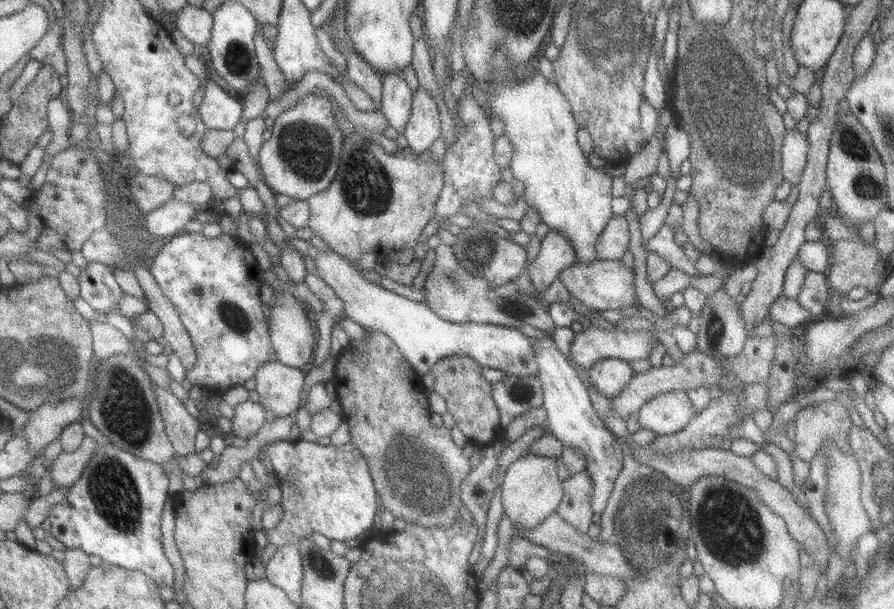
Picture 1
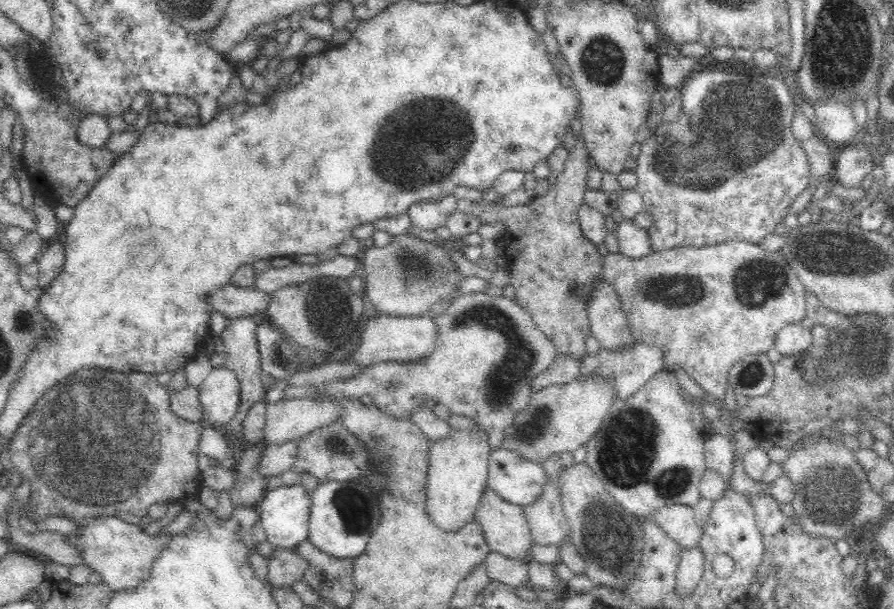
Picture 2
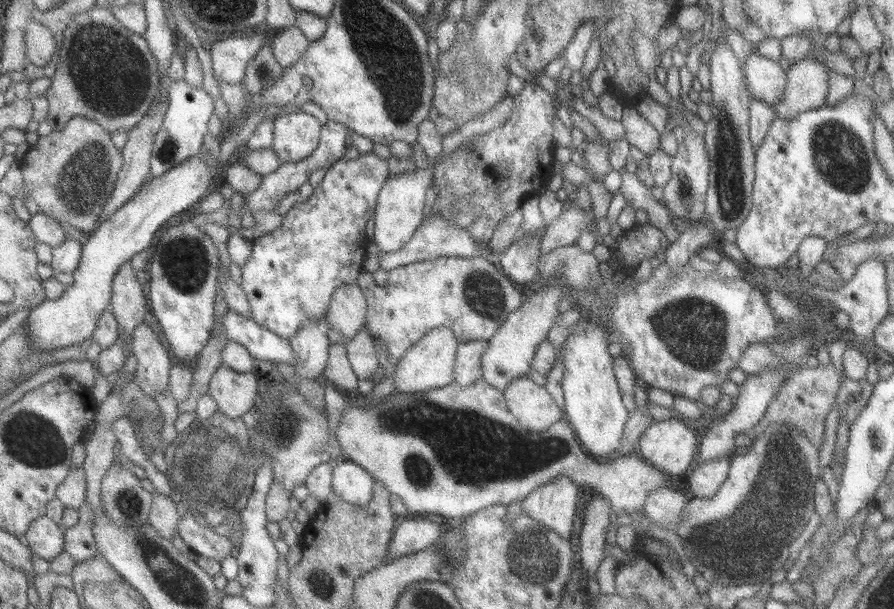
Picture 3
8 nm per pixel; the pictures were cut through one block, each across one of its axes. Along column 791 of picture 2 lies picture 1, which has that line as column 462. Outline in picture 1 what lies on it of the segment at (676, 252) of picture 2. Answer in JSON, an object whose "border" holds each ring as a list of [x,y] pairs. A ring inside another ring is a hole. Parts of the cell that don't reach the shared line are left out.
{"border":[[[440,243],[434,249],[434,254],[436,258],[426,277],[423,290],[427,299],[426,305],[441,318],[459,324],[477,322],[515,328],[520,324],[529,324],[537,330],[542,330],[547,336],[551,336],[555,325],[535,296],[519,291],[511,281],[491,287],[487,279],[471,273],[467,267],[461,265],[453,246]]]}

